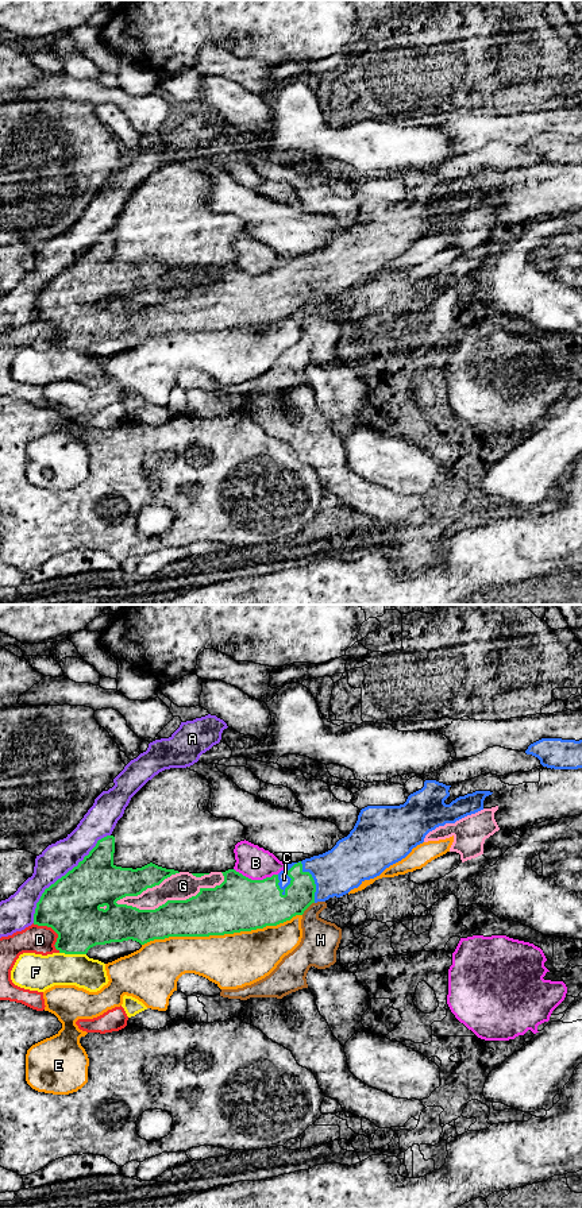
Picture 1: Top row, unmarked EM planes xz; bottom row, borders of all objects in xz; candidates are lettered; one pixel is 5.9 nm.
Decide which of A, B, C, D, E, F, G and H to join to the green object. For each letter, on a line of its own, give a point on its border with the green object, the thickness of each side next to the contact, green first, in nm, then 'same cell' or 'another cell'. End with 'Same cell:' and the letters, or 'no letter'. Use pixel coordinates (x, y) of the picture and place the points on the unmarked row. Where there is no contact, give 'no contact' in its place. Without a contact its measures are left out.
A: meets green in xz at (62, 271); 340 nm thick on the green side, 190 nm on the other; another cell
B: meets green in xz at (255, 276); 320 nm thick on the green side, 200 nm on the other; another cell
C: meets green in xz at (299, 258); 180 nm thick on the green side, 70 nm on the other; same cell
D: meets green in xz at (54, 325); 340 nm thick on the green side, 170 nm on the other; another cell
E: meets green in xz at (222, 330); 320 nm thick on the green side, 320 nm on the other; another cell
F: meets green in xz at (73, 348); 320 nm thick on the green side, 220 nm on the other; another cell
G: meets green in xz at (170, 296); 280 nm thick on the green side, 160 nm on the other; another cell
H: meets green in xz at (307, 303); 240 nm thick on the green side, 220 nm on the other; another cell
Same cell: C

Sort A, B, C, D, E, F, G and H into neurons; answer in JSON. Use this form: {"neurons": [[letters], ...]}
{"neurons": [["A"], ["B"], ["C"], ["D"], ["E"], ["F"], ["G"], ["H"]]}

